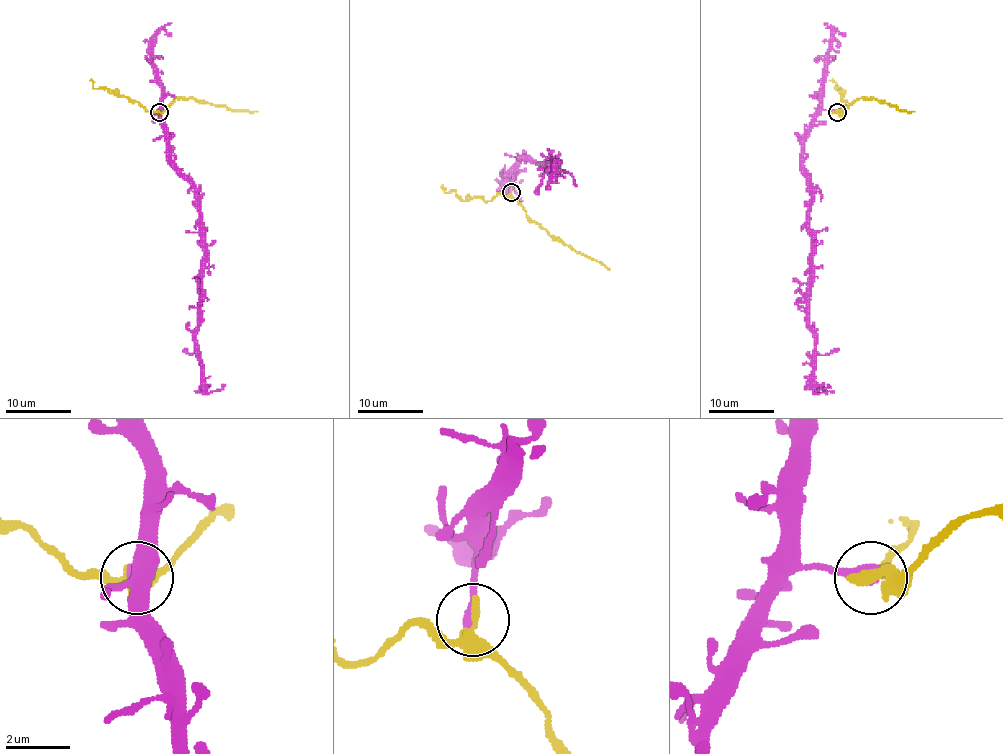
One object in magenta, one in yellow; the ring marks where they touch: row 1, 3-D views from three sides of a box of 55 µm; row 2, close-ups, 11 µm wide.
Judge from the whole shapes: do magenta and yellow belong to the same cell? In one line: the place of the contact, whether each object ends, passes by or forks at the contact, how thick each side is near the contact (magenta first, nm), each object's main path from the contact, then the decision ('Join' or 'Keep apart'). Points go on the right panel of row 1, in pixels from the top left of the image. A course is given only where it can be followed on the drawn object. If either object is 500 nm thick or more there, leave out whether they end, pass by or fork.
Place: (837, 112). At the ring magenta ends. At the ring yellow passes by. Thickness 400 nm (magenta) against 360 nm. Course of magenta: (837, 111), (817, 114), (803, 160), (811, 190), (813, 388), (816, 392), (831, 386). Course of yellow: (837, 111), (844, 111), (860, 98), (876, 98), (899, 110), (914, 111). Keep apart

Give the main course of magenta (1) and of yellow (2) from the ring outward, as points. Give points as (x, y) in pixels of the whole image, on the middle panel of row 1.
1: (511, 193), (511, 173), (521, 158), (532, 158), (550, 165), (547, 170), (567, 171), (577, 186)
2: (511, 193), (532, 220), (609, 269)

